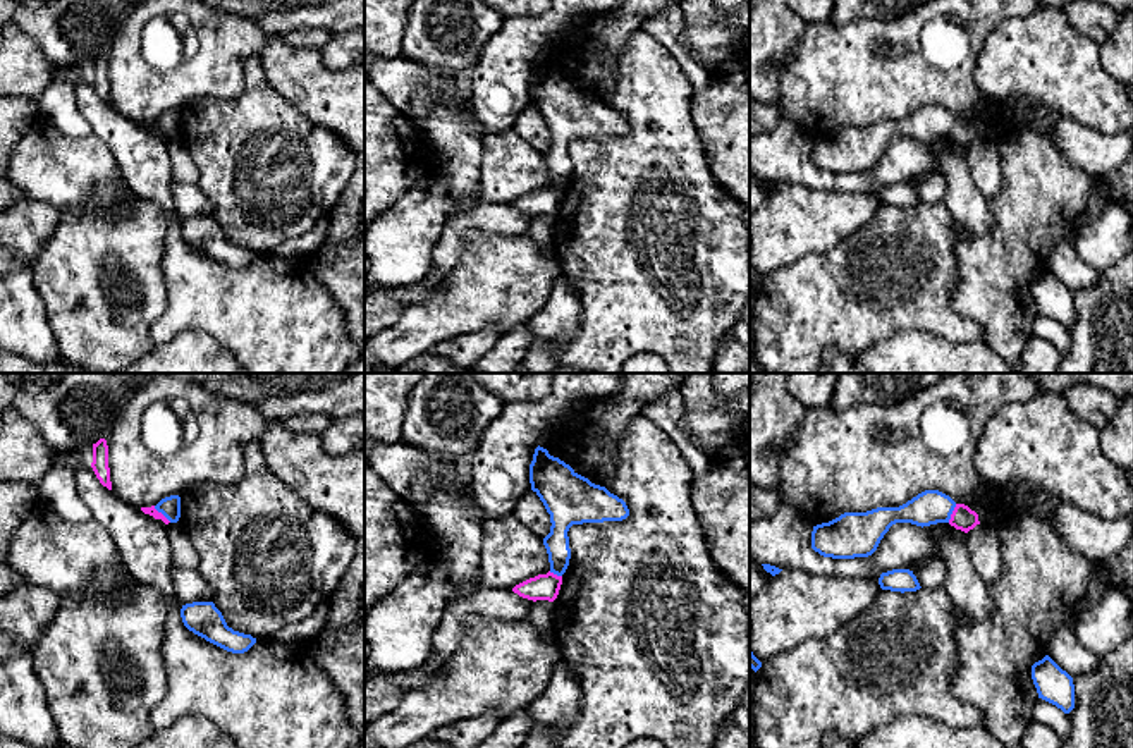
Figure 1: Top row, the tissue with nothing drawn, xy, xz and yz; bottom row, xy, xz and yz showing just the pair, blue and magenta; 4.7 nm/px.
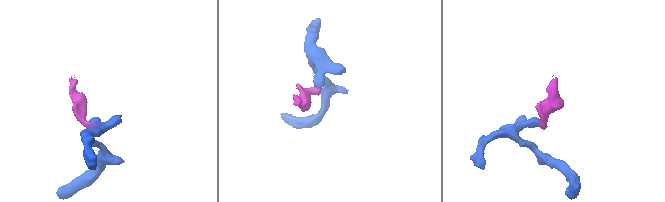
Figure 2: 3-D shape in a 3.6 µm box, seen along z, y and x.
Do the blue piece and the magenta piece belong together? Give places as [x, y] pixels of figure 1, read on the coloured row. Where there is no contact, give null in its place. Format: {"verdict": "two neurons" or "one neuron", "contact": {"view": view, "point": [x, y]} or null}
{"verdict": "two neurons", "contact": {"view": "xy", "point": [162, 513]}}

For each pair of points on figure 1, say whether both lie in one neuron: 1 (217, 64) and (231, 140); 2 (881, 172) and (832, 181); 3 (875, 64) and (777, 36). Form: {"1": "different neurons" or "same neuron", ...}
{"1": "different neurons", "2": "same neuron", "3": "different neurons"}

